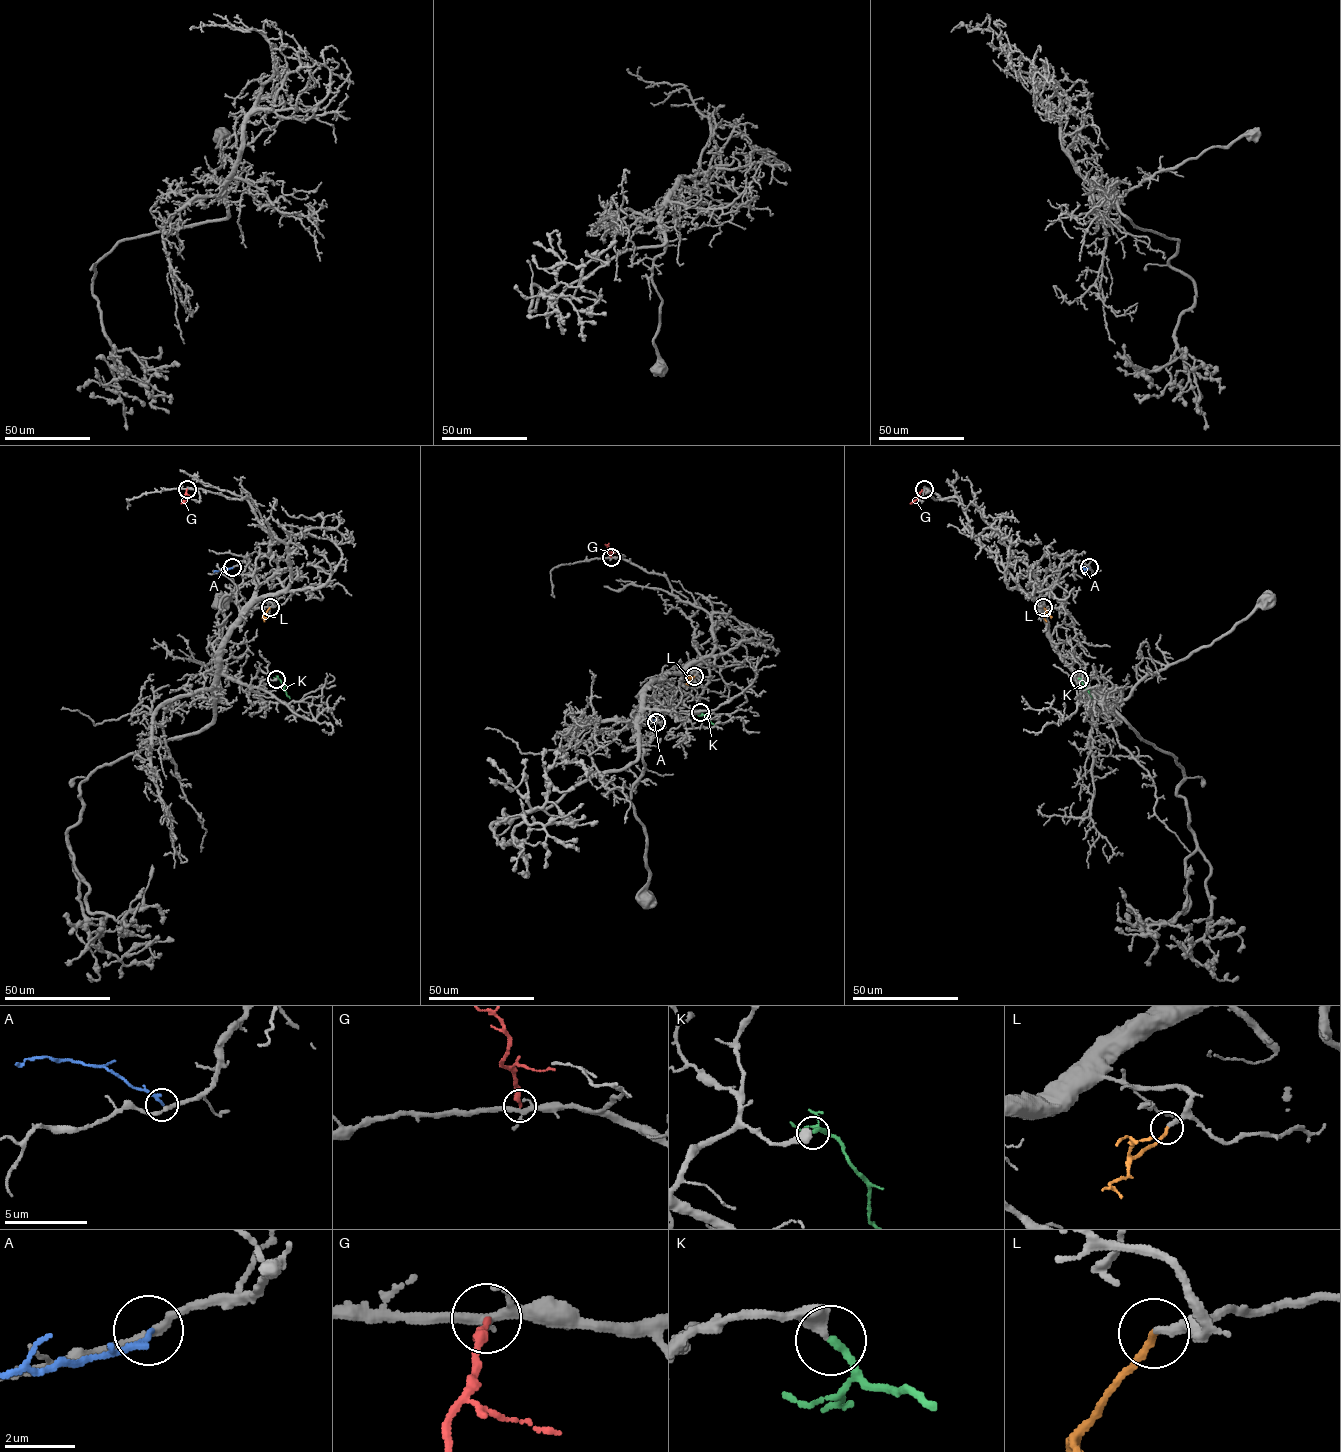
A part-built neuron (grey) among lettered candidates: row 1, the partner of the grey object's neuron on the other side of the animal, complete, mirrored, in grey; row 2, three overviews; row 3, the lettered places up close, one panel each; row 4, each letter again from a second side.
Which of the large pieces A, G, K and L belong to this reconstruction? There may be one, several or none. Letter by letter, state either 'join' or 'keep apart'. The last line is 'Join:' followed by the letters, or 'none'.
A: join
G: keep apart
K: join
L: join
Join: A, K, L

